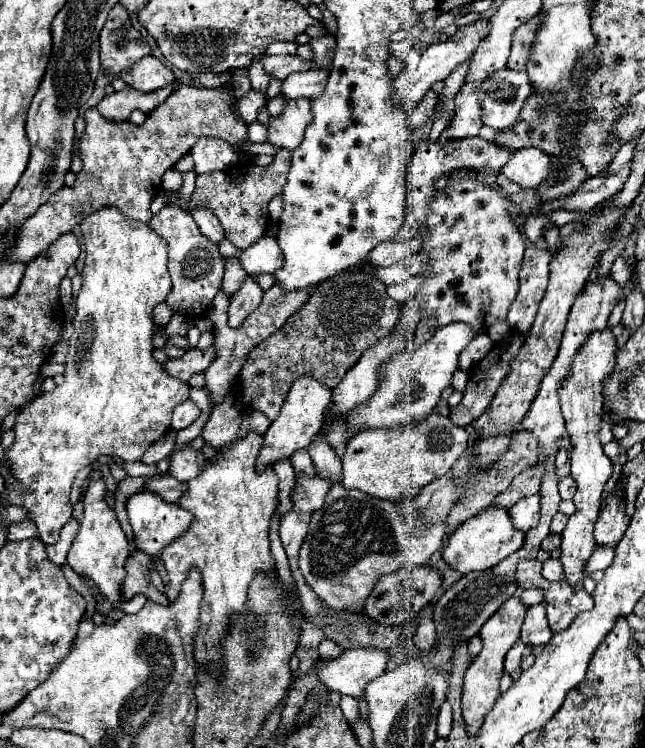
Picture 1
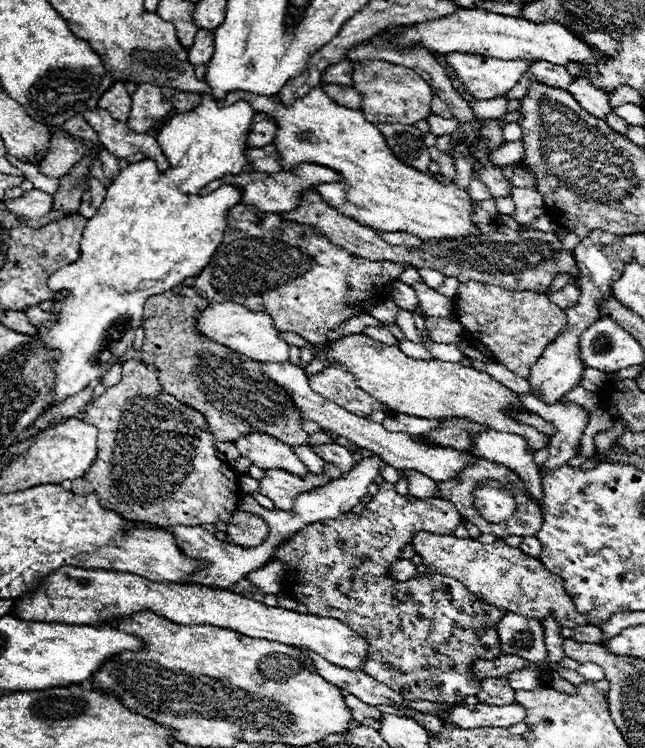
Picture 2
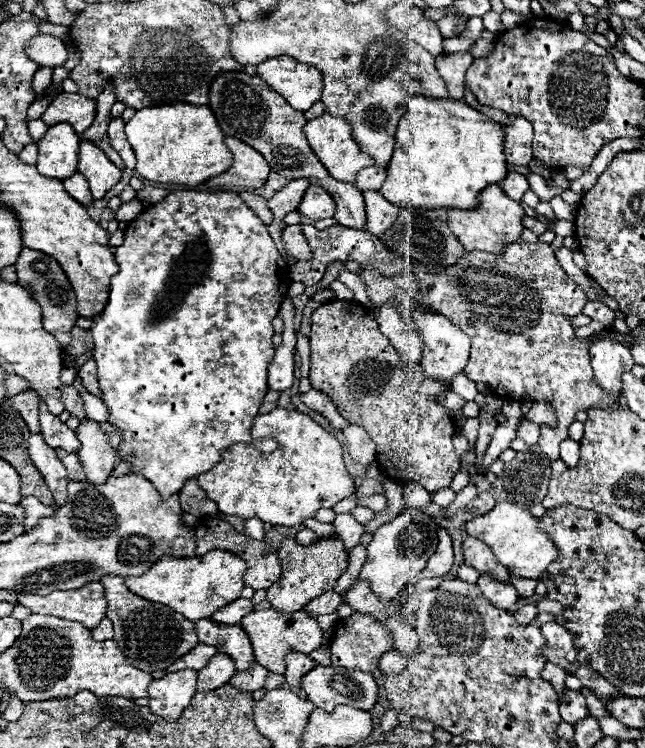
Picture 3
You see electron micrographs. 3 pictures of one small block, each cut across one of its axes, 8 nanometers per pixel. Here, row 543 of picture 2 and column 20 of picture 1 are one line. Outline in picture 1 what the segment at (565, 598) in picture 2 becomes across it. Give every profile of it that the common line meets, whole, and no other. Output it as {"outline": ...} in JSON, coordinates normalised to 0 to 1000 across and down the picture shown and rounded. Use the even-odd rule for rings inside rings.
{"outline":[[[161,275],[149,283],[143,283],[127,299],[127,316],[130,316],[130,329],[133,329],[133,348],[130,348],[130,361],[127,361],[127,385],[124,385],[124,393],[118,398],[118,422],[115,422],[115,452],[109,452],[109,463],[105,463],[105,479],[102,479],[102,497],[99,497],[99,513],[96,516],[87,516],[84,521],[78,524],[65,524],[62,529],[56,529],[43,543],[37,543],[28,556],[25,556],[25,567],[22,567],[22,578],[25,578],[25,588],[12,604],[12,612],[19,615],[19,626],[16,626],[16,634],[22,639],[28,639],[37,652],[40,652],[40,660],[31,660],[25,655],[19,655],[19,650],[9,647],[16,663],[12,663],[12,674],[28,674],[28,676],[40,676],[50,687],[50,695],[56,698],[59,703],[59,711],[62,711],[62,722],[68,727],[84,727],[90,722],[90,714],[93,714],[93,706],[105,698],[105,693],[112,690],[112,674],[109,674],[109,655],[112,655],[112,647],[115,647],[115,639],[118,634],[143,620],[146,615],[152,615],[155,610],[183,610],[186,615],[220,615],[220,607],[251,583],[264,575],[264,559],[267,559],[267,548],[270,543],[276,543],[279,537],[291,535],[295,532],[295,513],[288,511],[279,511],[276,505],[267,505],[264,500],[257,500],[254,495],[248,495],[251,489],[239,481],[236,476],[236,447],[239,447],[239,430],[236,430],[236,412],[248,404],[254,404],[257,393],[264,390],[264,366],[260,366],[260,329],[254,329],[254,318],[248,318],[248,313],[242,313],[229,297],[211,297],[205,291],[198,291],[192,283],[180,281],[180,275]]]}

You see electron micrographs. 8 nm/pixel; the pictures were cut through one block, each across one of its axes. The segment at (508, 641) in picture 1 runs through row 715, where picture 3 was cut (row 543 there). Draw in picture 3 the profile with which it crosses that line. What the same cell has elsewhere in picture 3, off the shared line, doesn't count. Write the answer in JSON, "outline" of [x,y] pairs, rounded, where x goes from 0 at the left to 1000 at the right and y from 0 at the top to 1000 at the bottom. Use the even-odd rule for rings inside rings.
{"outline":[[[722,719],[716,727],[716,738],[719,738],[719,749],[726,757],[738,759],[744,767],[760,767],[763,773],[775,775],[775,778],[788,778],[788,762],[781,757],[775,757],[772,746],[763,741],[760,730],[744,725],[741,719]]]}

